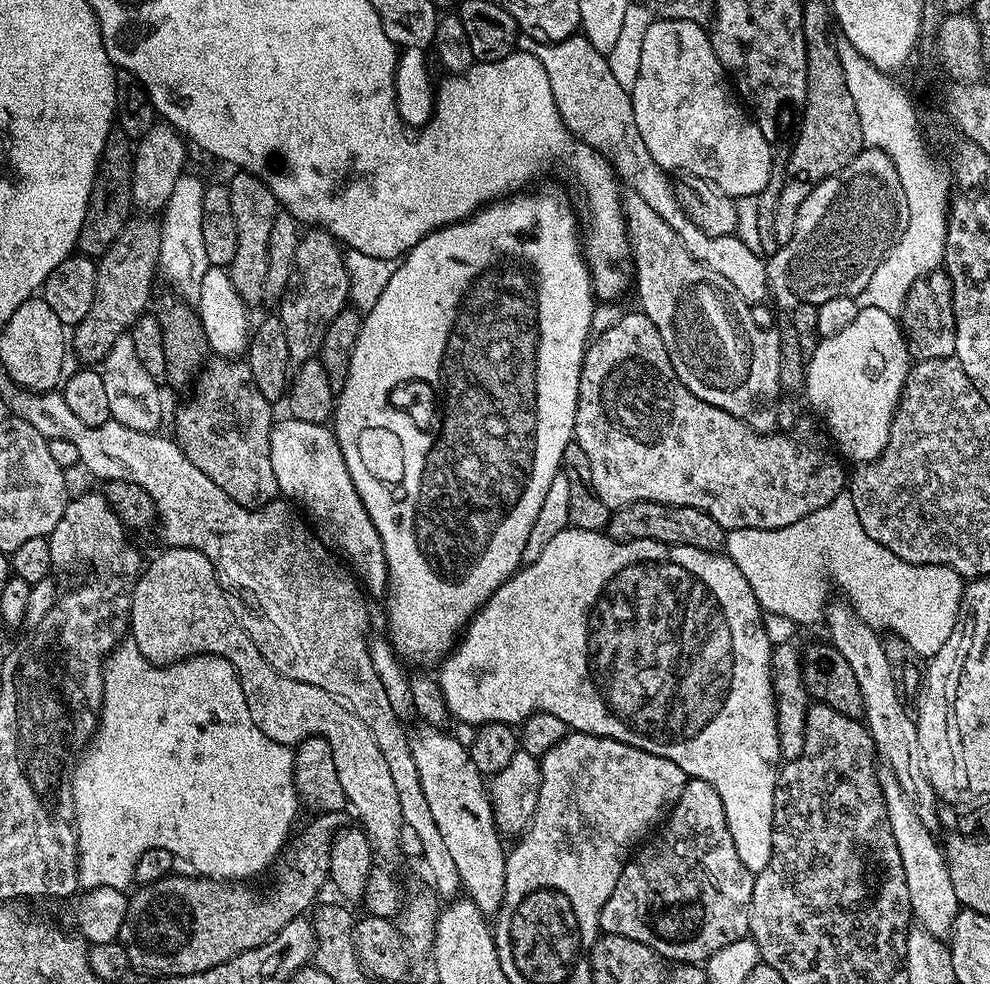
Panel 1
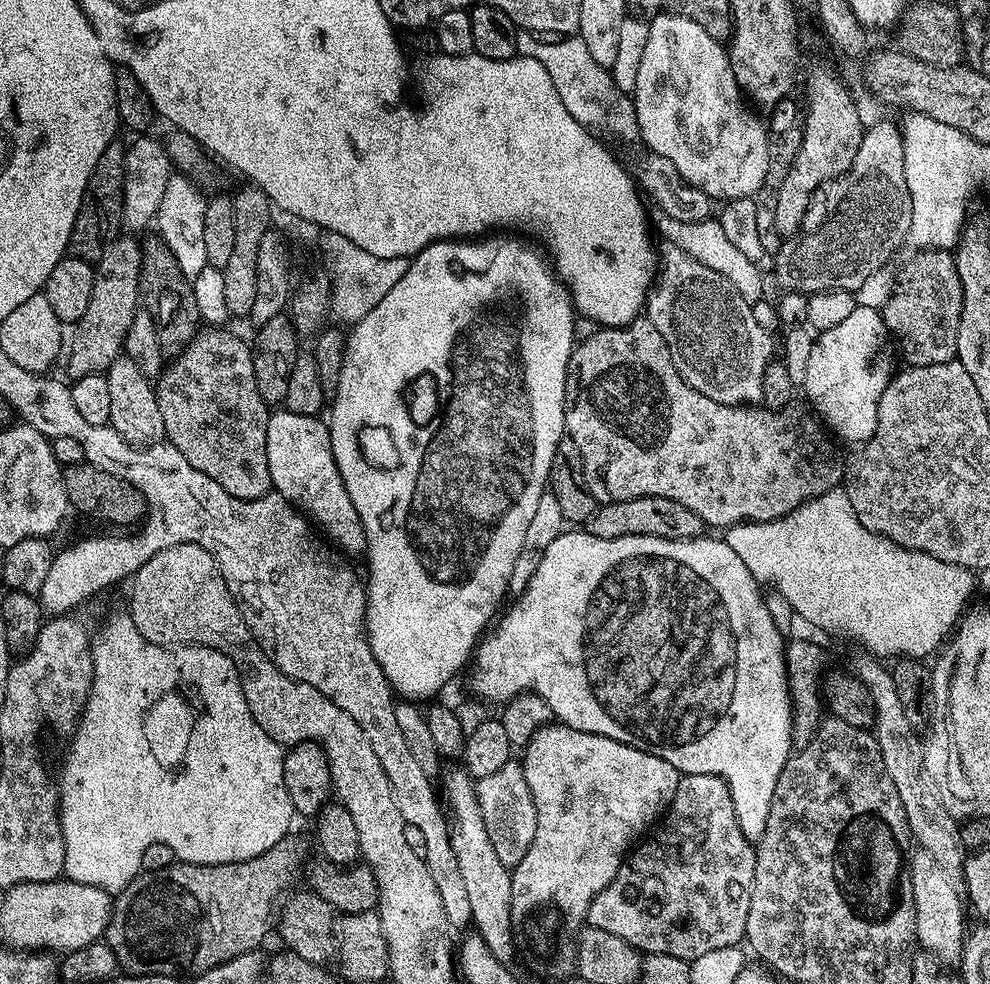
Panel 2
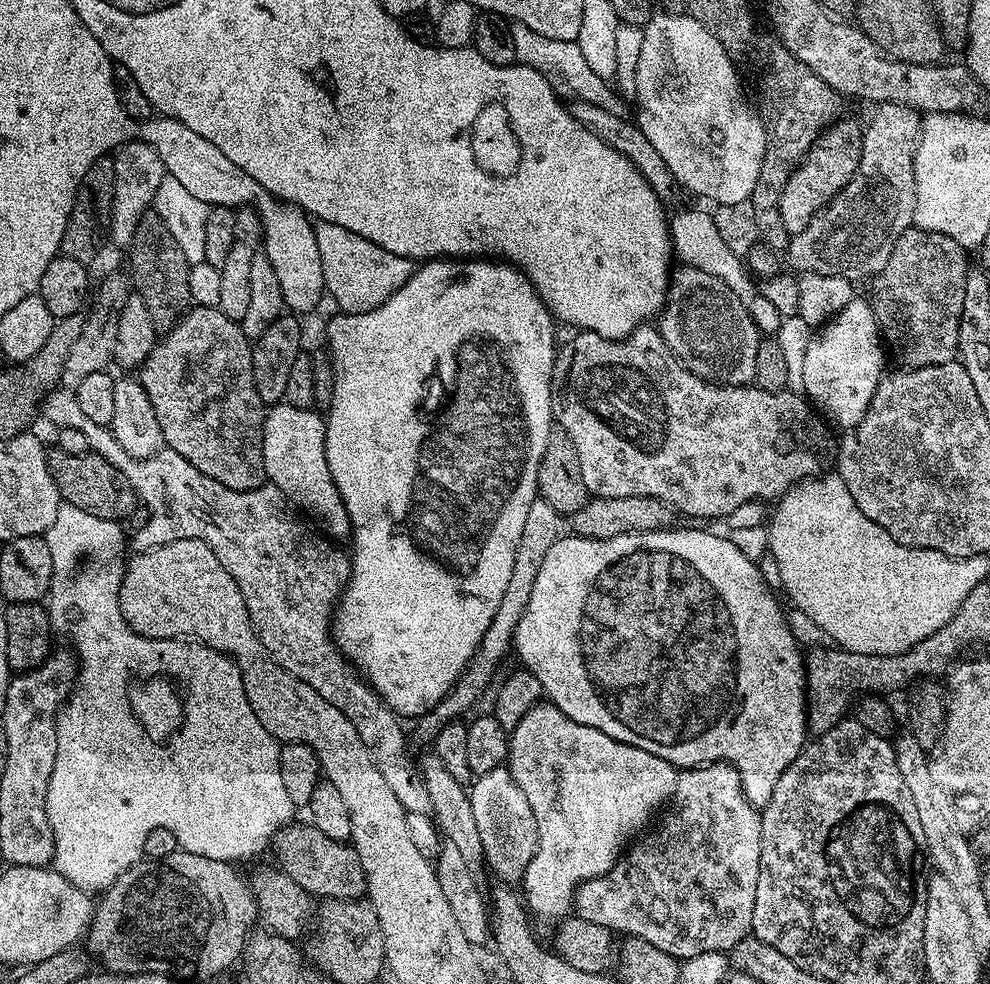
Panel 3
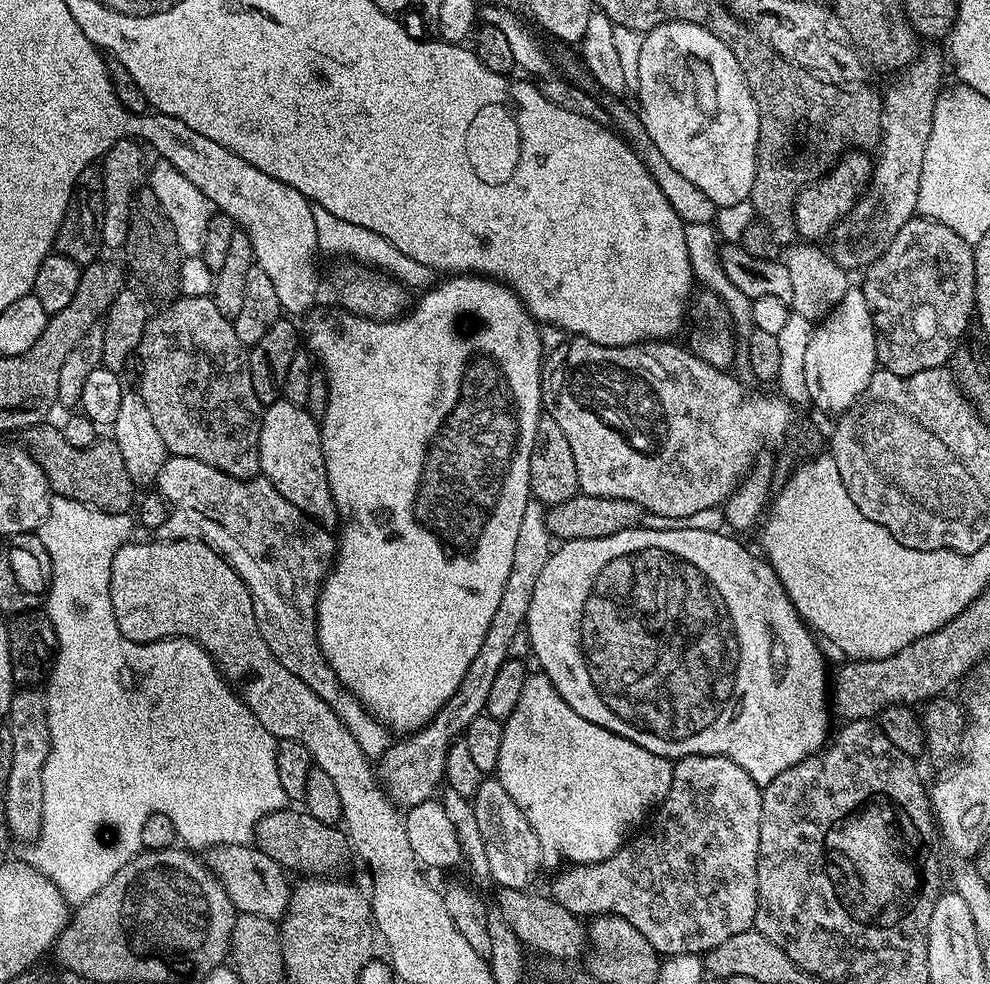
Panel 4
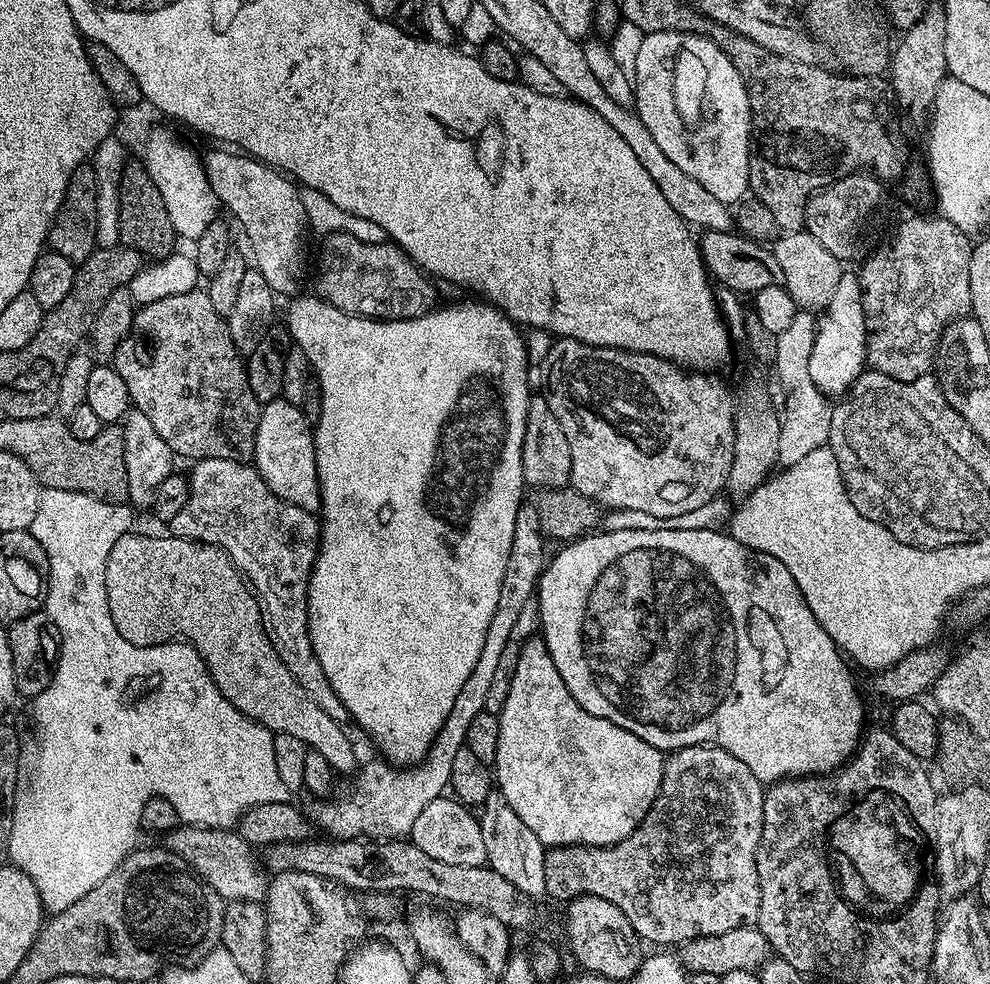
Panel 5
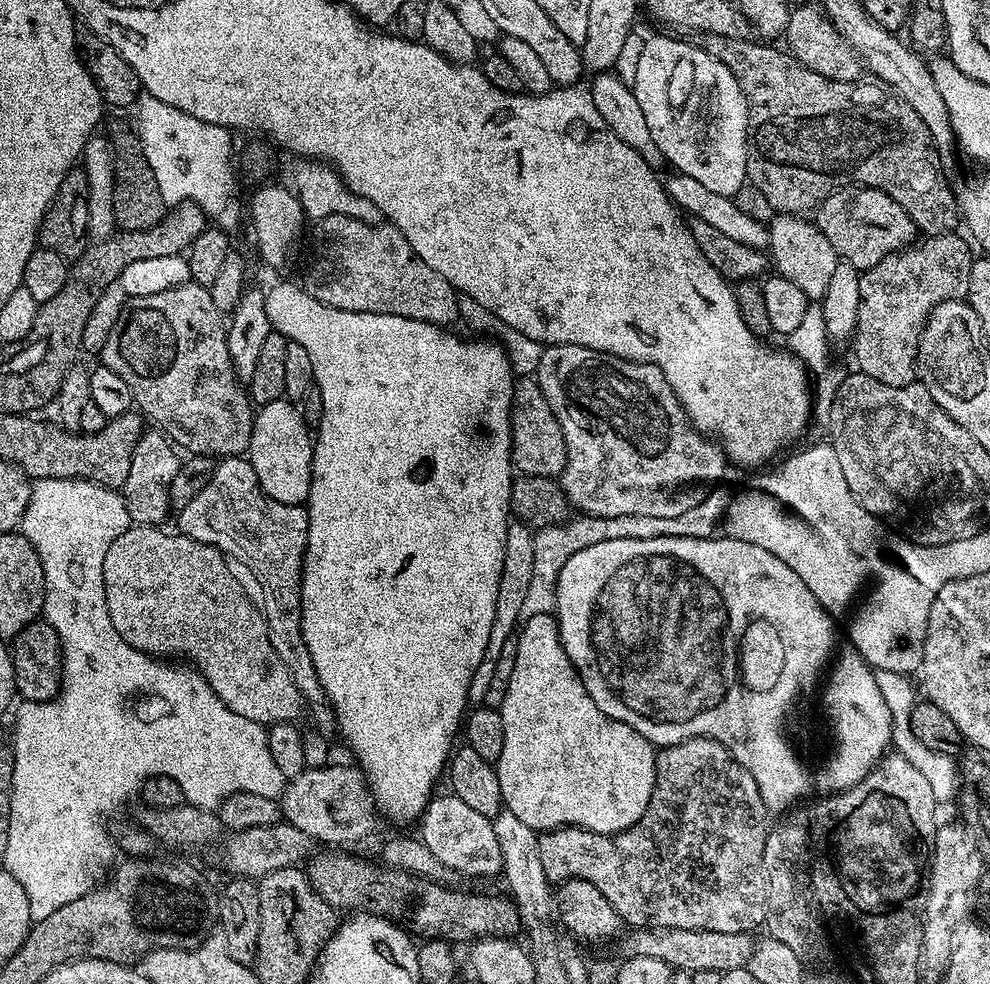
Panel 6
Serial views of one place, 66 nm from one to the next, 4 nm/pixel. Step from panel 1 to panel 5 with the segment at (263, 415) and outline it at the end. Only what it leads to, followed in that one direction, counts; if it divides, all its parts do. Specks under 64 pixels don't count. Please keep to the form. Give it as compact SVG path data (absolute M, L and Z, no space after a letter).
M207 291L174 294L137 307L132 328L110 364L126 382L135 411L150 418L154 430L162 434L166 446L177 457L185 456L188 462L210 458L241 462L253 459L262 406L254 398L254 390L250 390L246 360L234 346L234 338L230 338L227 319L214 310Z

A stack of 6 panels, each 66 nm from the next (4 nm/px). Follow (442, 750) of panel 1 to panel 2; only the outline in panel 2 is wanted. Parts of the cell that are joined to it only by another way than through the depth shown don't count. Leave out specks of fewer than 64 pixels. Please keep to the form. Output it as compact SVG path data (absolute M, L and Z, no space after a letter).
M456 766L443 773L440 782L446 792L446 806L449 816L451 846L458 860L458 868L466 885L466 894L470 897L472 924L475 935L483 938L494 958L507 961L512 952L512 873L511 869L499 861L494 846L482 821L481 808L478 806L475 781L463 767Z

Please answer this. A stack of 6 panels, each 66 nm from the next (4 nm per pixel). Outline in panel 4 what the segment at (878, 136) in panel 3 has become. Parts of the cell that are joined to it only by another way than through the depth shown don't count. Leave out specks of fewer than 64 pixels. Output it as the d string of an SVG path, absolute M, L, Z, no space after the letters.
M921 51L911 64L899 73L896 84L892 84L882 96L880 106L880 142L874 152L872 174L860 195L856 197L852 209L844 215L832 229L829 242L826 245L827 253L836 261L838 267L845 270L859 268L865 270L890 246L894 236L906 224L907 220L915 217L918 212L918 190L922 178L922 158L926 150L926 142L930 138L932 119L936 102L941 95L940 79L944 76L946 60L936 52Z

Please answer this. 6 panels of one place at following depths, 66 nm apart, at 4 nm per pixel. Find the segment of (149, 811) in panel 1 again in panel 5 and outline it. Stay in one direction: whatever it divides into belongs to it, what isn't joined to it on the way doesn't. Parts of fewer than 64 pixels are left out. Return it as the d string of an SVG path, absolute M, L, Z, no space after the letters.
M44 488L40 493L38 514L34 514L34 522L30 529L34 538L41 543L48 559L47 593L43 599L43 607L58 633L58 655L50 686L31 701L32 720L36 723L36 736L40 739L40 745L36 748L36 769L32 772L28 792L19 793L16 807L12 809L8 860L33 880L43 904L43 911L48 914L66 910L66 906L74 906L74 902L78 902L82 894L90 894L90 890L94 890L94 886L98 886L98 882L102 882L102 878L106 878L106 874L114 871L128 857L128 853L137 847L136 835L141 835L142 832L140 819L143 808L152 801L153 797L159 797L170 806L174 806L178 820L185 825L232 830L239 825L240 817L248 808L270 802L285 802L290 796L289 790L278 775L277 765L274 762L274 733L265 724L260 724L246 714L242 714L242 710L235 708L224 697L222 690L218 690L214 678L208 673L208 667L204 665L204 659L200 657L196 648L183 642L139 648L126 642L126 638L118 634L110 618L110 606L106 598L106 562L110 558L110 550L114 542L118 542L118 538L133 531L132 515L134 515L133 509L124 502L99 500L97 496L85 492Z

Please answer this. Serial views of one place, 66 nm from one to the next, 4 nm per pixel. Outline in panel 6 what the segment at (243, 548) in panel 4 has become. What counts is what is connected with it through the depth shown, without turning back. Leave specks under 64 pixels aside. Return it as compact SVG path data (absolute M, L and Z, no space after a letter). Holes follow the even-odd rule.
M244 456L223 457L204 480L202 490L190 504L178 512L179 531L203 544L219 548L225 557L237 560L248 568L264 595L262 611L268 624L268 637L278 650L278 658L290 670L294 686L310 705L321 729L331 729L336 723L332 706L324 699L322 682L314 670L310 650L306 650L300 625L300 583L308 541L308 509L298 504L274 502L260 489L251 462ZM220 464L220 465L219 465ZM233 556L233 557L232 557ZM312 703L312 704L311 704Z

